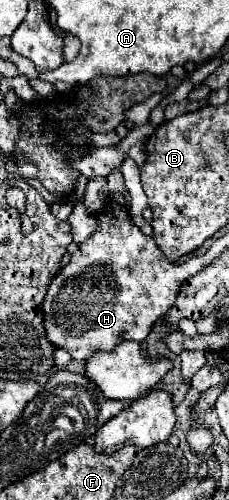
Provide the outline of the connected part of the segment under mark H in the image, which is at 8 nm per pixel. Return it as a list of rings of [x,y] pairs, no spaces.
[[[110,201],[108,209],[104,209],[104,211],[98,215],[98,231],[96,231],[92,237],[88,237],[84,243],[80,243],[80,249],[72,255],[70,263],[52,279],[52,283],[50,283],[50,287],[48,287],[48,293],[46,293],[46,299],[44,299],[44,321],[46,321],[46,323],[50,321],[50,325],[46,327],[48,341],[52,341],[52,345],[56,345],[56,347],[66,349],[66,351],[68,351],[74,359],[78,359],[78,361],[84,361],[86,357],[90,357],[90,353],[98,353],[98,351],[102,351],[102,349],[114,349],[118,343],[128,341],[128,339],[142,343],[142,341],[148,337],[148,333],[152,331],[152,325],[154,325],[158,319],[162,319],[162,317],[166,315],[166,311],[170,309],[170,305],[174,305],[176,295],[178,295],[178,289],[180,289],[180,281],[186,279],[186,277],[188,277],[188,265],[178,265],[178,263],[166,261],[166,257],[162,257],[162,251],[156,247],[154,239],[148,237],[148,235],[144,235],[144,233],[134,225],[134,221],[130,219],[126,207],[120,207],[118,203]]]

